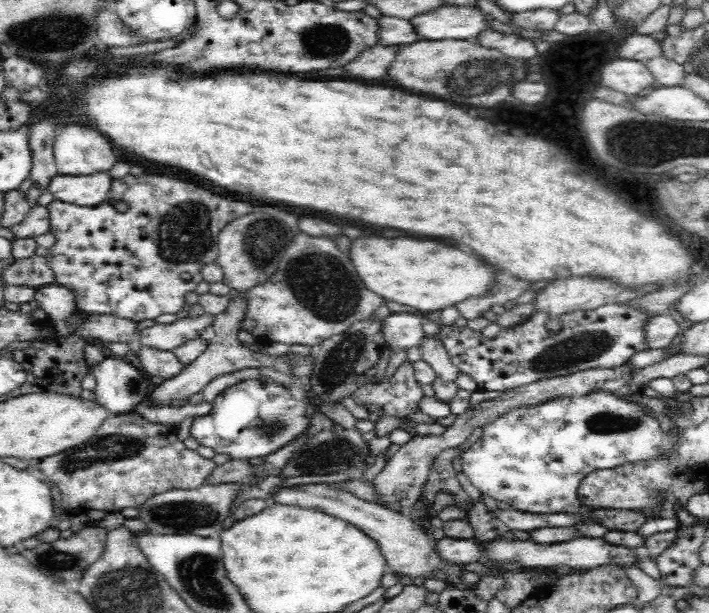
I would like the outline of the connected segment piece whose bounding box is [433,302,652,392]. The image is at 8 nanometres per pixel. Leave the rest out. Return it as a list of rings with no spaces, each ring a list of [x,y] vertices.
[[[605,303],[604,306],[596,307],[594,310],[569,311],[561,314],[555,320],[547,312],[538,310],[524,324],[512,326],[512,328],[502,328],[492,339],[484,337],[480,331],[474,331],[469,327],[462,328],[456,324],[442,325],[439,332],[434,334],[433,340],[444,346],[445,352],[458,367],[458,372],[472,378],[480,390],[504,392],[542,380],[542,378],[568,376],[578,370],[616,368],[624,365],[636,353],[648,349],[644,340],[644,325],[652,314],[628,307],[626,303]]]

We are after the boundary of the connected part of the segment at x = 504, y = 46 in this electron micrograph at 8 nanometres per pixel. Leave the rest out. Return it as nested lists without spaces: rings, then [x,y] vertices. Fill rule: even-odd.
[[[484,29],[479,32],[472,42],[482,43],[486,47],[495,47],[502,51],[508,58],[534,58],[539,53],[534,43],[522,36],[508,35],[499,31]]]

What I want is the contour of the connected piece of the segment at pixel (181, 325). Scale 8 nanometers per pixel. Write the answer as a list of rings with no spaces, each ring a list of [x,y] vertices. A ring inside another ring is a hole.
[[[204,313],[201,316],[177,319],[170,324],[156,323],[138,333],[139,342],[148,348],[172,351],[200,337],[202,331],[213,324],[214,319],[215,315]]]

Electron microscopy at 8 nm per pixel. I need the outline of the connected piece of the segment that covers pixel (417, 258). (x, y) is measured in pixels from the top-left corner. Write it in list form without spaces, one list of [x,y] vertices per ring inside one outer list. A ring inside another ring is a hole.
[[[356,238],[350,244],[350,254],[352,262],[356,262],[356,270],[360,270],[359,276],[368,290],[380,295],[386,301],[396,302],[402,306],[412,306],[423,312],[434,312],[443,310],[447,306],[454,306],[470,298],[470,296],[482,296],[484,292],[490,290],[494,282],[494,268],[488,266],[480,258],[472,258],[470,254],[454,248],[454,246],[444,246],[438,242],[428,242],[428,240],[414,240],[414,238]]]

